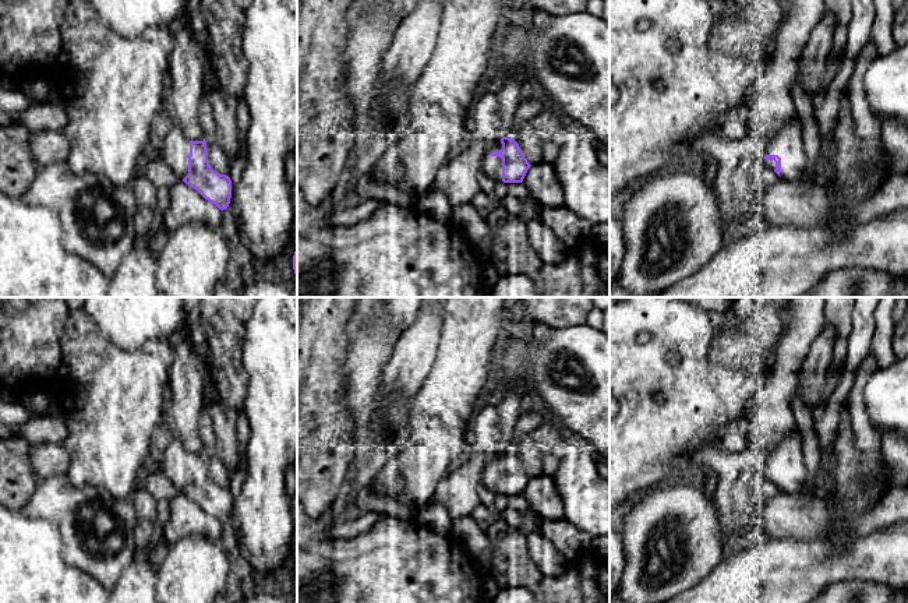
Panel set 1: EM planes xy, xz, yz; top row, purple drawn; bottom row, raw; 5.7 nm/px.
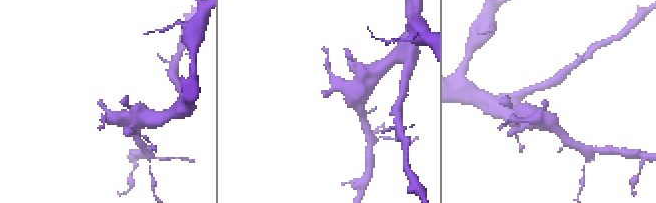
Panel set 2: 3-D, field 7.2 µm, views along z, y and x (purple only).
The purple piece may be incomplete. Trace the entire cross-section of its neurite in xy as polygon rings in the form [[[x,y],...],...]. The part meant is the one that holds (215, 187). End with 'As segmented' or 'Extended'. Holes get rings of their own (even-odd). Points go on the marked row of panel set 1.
[[[173,121],[167,135],[156,145],[156,154],[184,181],[219,209],[226,209],[232,198],[232,180],[212,169],[208,162],[206,141],[190,141]]]. Extended

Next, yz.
[[[798,116],[791,119],[764,147],[766,168],[774,170],[781,181],[801,181],[806,168],[802,126]]]. Extended

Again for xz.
[[[509,137],[491,142],[481,161],[481,172],[495,183],[522,183],[530,166],[519,144]]]. Extended

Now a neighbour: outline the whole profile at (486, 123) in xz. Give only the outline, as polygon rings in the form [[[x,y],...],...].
[[[480,92],[469,113],[470,133],[485,142],[495,142],[502,135],[502,117],[497,94]]]

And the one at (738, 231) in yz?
[[[762,212],[748,219],[746,222],[734,222],[728,229],[724,244],[739,241],[753,233],[767,229],[769,226],[770,225]]]

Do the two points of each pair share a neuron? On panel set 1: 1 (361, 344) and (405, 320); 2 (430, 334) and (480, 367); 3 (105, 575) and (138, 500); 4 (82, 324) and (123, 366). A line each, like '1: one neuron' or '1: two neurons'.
1: two neurons
2: two neurons
3: two neurons
4: one neuron

